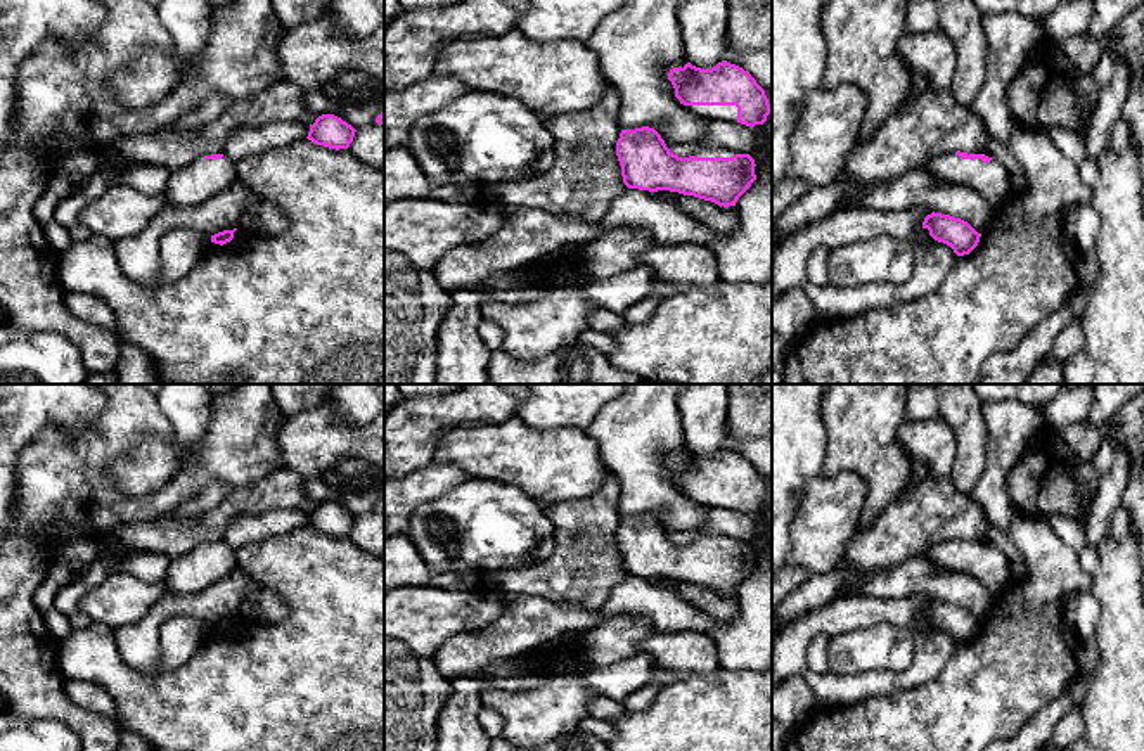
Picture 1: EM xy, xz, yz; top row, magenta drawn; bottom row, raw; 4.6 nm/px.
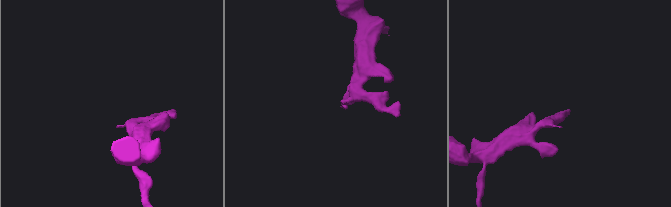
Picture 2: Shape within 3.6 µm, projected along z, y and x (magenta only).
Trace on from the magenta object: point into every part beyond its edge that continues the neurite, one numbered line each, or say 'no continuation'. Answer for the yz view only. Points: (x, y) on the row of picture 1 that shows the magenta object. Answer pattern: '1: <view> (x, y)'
1: yz (990, 179)

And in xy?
1: xy (199, 180)

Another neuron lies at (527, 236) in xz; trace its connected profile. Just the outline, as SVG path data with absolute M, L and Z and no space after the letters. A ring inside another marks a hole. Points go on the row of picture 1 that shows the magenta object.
M509 208L504 225L481 242L459 244L443 253L433 266L438 284L447 291L471 287L492 273L535 265L566 244L582 244L601 237L601 223L557 216L543 209Z

